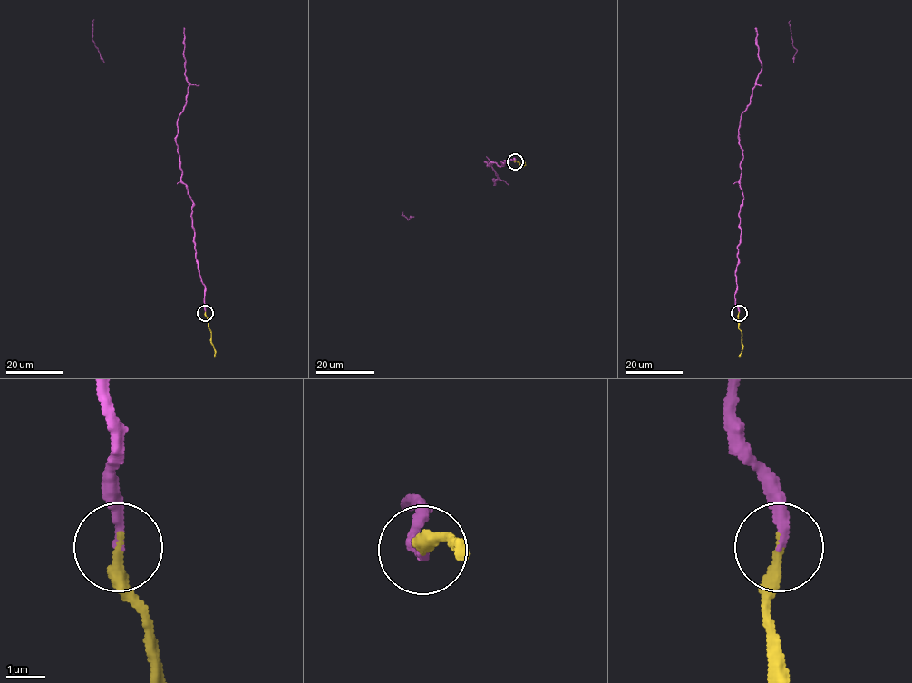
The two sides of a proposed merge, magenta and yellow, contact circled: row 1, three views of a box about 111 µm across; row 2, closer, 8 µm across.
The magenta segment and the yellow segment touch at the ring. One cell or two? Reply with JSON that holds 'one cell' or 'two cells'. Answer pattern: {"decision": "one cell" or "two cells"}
{"decision": "one cell"}

